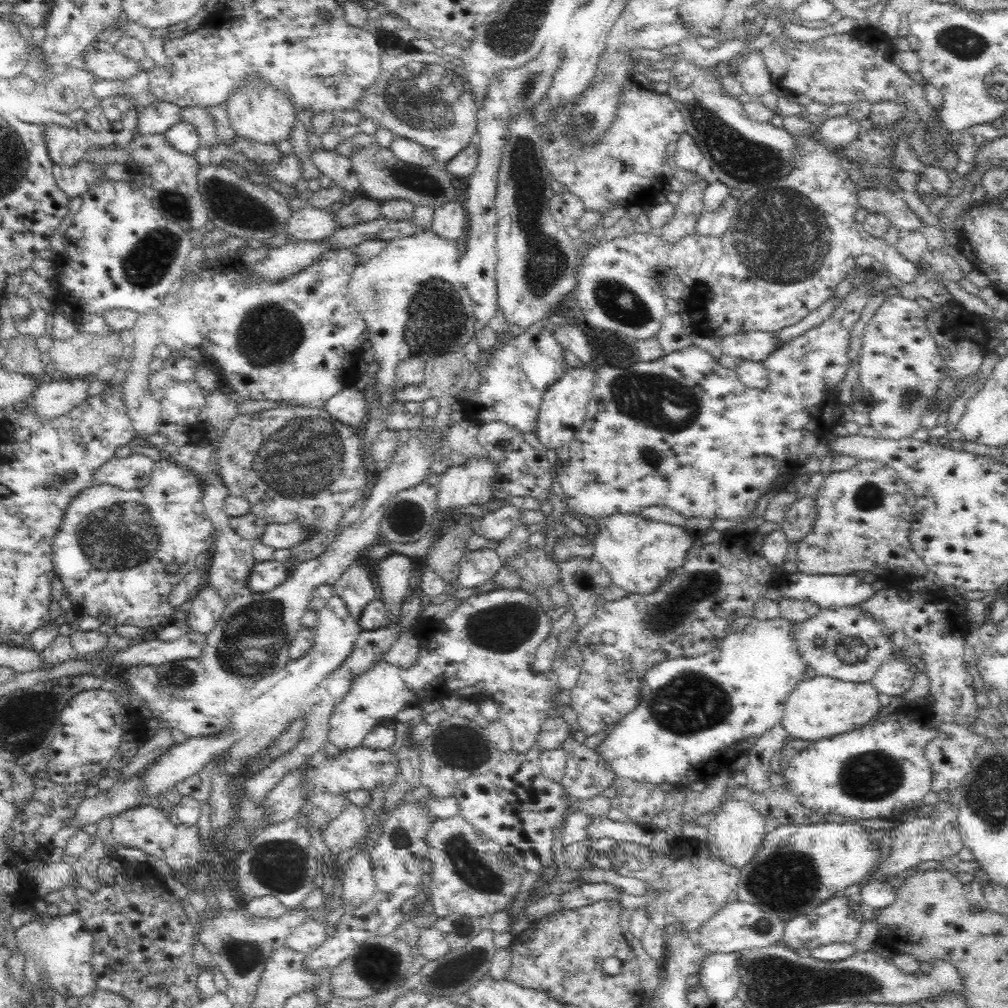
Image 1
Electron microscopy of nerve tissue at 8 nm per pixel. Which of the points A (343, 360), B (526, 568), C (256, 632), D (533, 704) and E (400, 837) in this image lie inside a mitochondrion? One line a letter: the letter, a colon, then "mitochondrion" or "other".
A: other
B: mitochondrion
C: mitochondrion
D: other
E: mitochondrion

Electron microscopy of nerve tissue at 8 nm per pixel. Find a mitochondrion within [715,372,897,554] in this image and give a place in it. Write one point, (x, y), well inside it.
(869, 496)

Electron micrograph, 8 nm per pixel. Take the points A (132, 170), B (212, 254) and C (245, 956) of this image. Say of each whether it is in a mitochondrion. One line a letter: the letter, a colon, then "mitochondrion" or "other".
A: other
B: other
C: mitochondrion

